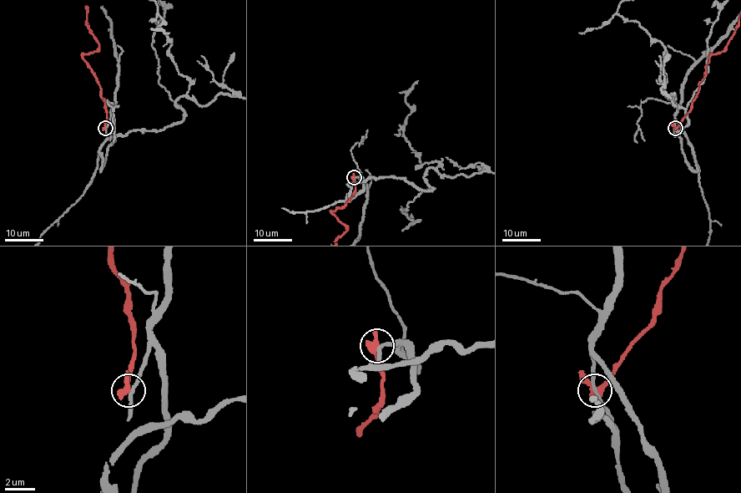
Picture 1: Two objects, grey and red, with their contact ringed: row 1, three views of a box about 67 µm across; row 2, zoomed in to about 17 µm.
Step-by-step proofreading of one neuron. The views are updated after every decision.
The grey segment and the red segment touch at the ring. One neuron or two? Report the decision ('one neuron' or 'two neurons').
two neurons

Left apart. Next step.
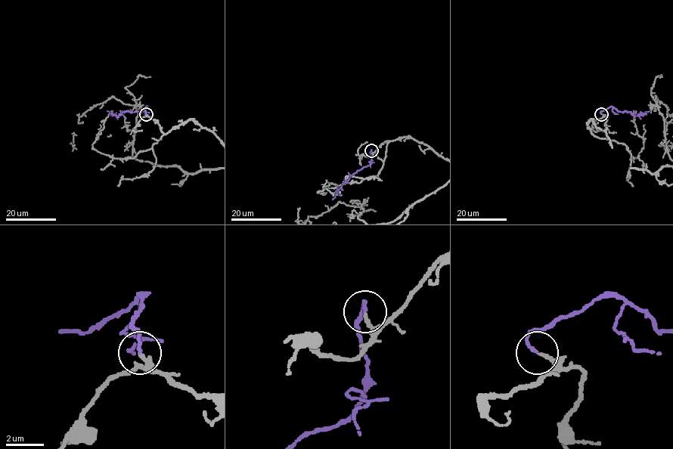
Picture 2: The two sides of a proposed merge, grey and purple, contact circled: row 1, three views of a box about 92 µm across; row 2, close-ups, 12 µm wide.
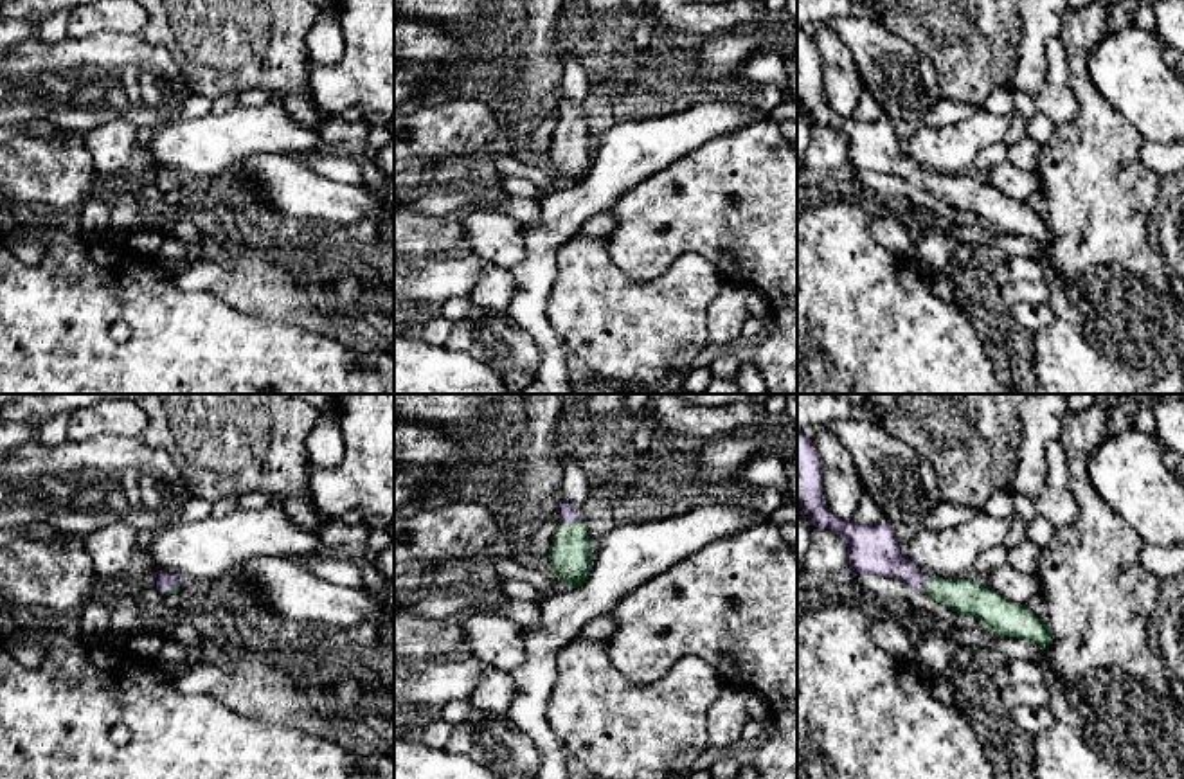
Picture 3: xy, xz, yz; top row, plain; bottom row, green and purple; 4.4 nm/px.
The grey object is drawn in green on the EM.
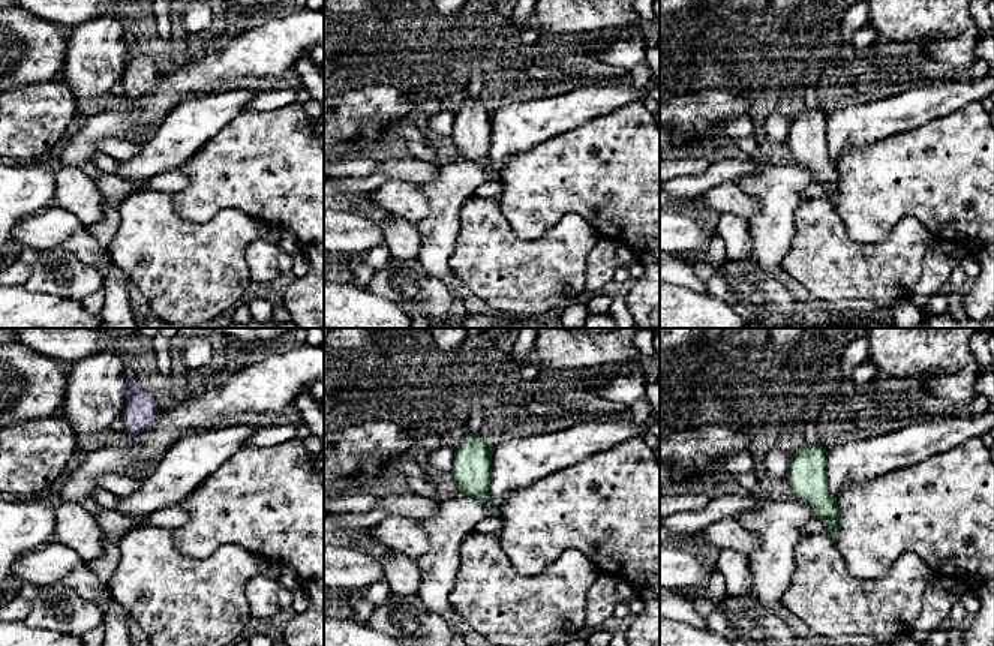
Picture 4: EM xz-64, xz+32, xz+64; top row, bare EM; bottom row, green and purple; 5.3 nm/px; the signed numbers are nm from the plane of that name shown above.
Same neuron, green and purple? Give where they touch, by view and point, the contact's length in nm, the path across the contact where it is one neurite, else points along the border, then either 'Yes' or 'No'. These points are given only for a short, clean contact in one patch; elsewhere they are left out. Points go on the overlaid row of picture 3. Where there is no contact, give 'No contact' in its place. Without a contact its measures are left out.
Touches green at xz (571, 522). Shared border 110 nm. Path across: xz (569, 555), (571, 522), (567, 513). Yes

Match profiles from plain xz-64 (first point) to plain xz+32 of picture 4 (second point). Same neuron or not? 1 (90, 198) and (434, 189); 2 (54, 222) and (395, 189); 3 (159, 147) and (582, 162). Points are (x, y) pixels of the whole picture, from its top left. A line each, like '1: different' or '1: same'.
1: different
2: different
3: different

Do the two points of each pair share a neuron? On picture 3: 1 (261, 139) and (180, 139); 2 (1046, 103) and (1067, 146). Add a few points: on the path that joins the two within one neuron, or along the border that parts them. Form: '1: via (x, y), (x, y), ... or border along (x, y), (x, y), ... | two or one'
1: via (242, 139), (200, 139) | one
2: border along (1069, 85), (1076, 101), (1076, 114), (1055, 126) | two

